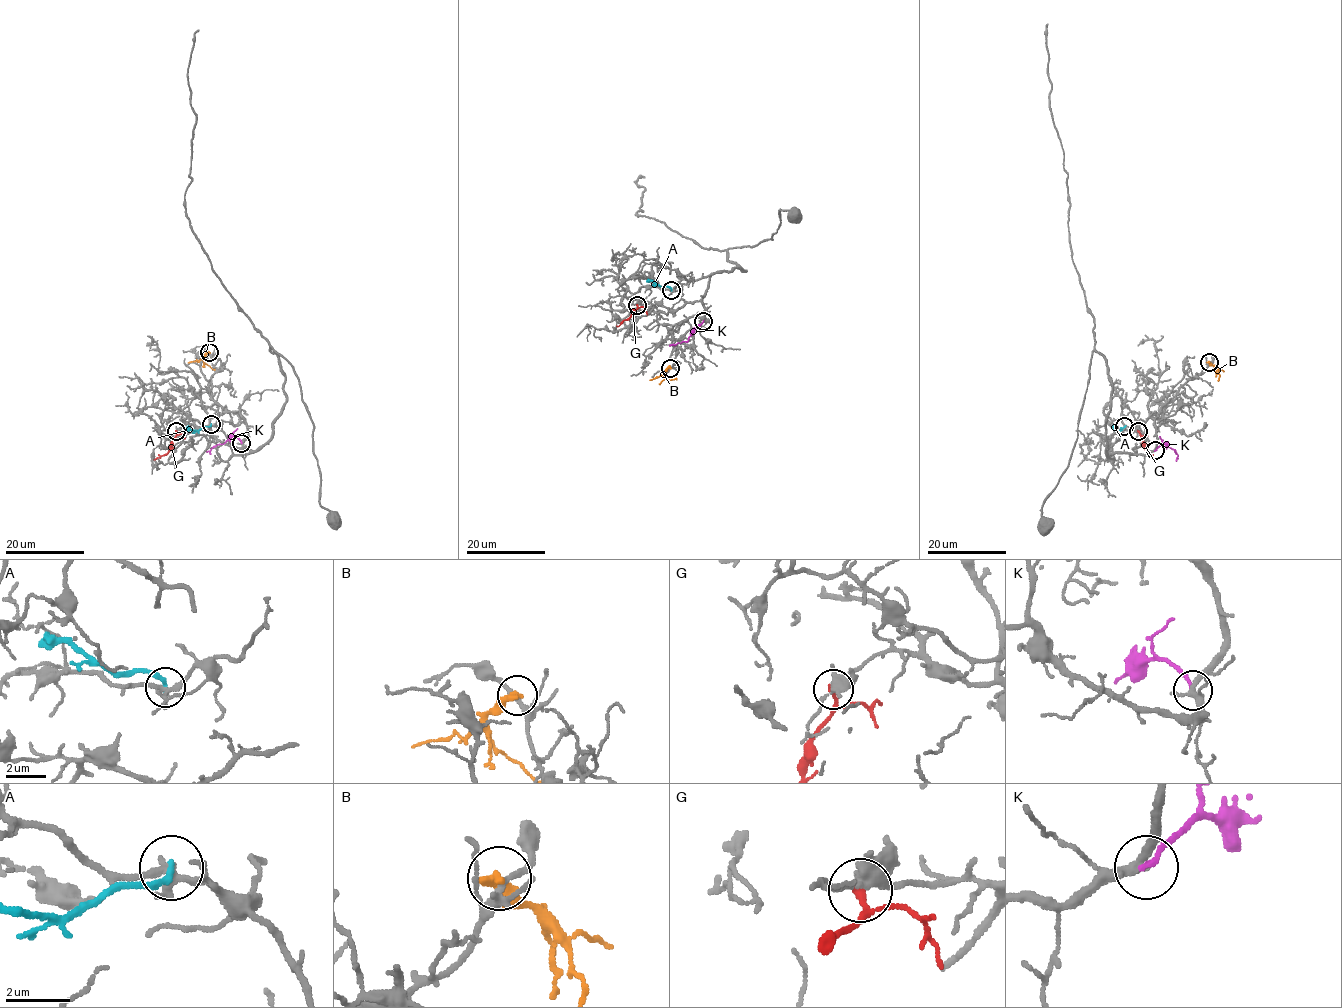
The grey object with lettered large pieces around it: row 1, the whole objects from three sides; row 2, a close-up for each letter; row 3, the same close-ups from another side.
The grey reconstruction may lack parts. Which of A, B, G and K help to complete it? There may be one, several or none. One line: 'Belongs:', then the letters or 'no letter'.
Belongs: K

